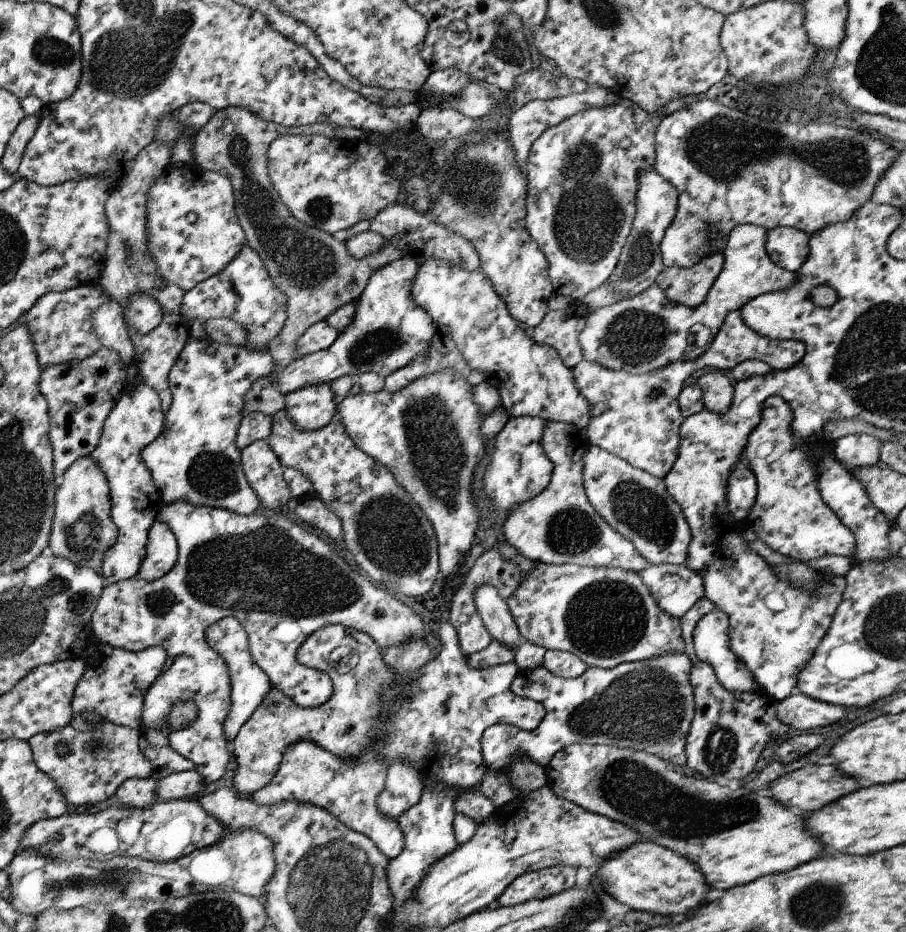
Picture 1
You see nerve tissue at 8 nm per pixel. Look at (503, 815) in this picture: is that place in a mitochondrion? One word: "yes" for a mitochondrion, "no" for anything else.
no

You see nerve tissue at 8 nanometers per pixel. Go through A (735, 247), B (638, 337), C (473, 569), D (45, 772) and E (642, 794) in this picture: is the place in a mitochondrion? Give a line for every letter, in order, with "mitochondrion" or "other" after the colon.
A: other
B: mitochondrion
C: other
D: other
E: mitochondrion

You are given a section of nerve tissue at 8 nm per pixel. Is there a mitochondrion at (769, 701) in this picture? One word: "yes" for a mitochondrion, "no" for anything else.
no

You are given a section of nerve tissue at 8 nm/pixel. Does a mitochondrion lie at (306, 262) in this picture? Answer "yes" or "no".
yes

